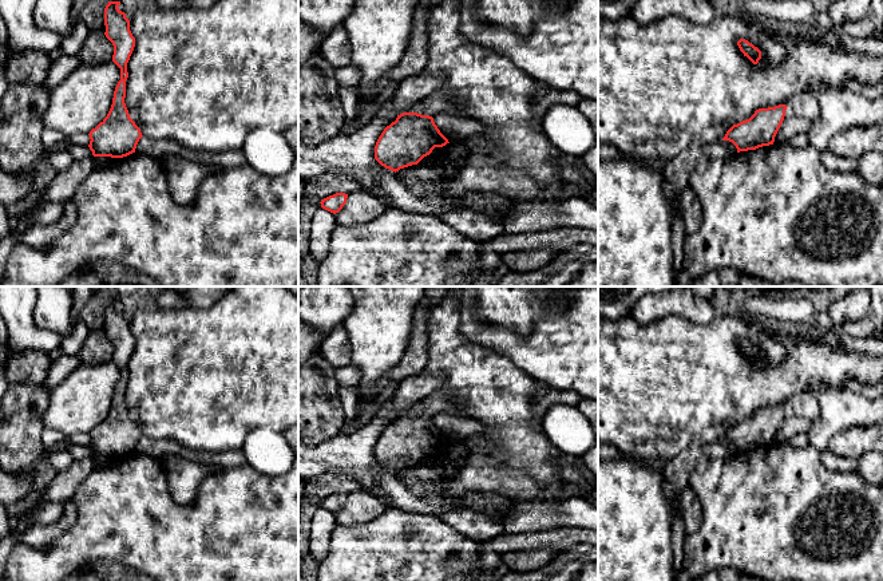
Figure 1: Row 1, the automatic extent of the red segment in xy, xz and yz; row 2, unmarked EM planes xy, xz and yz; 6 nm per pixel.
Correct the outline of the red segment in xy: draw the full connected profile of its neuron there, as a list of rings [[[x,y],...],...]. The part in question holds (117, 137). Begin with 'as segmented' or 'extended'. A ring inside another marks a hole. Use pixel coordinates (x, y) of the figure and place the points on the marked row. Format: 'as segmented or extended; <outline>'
as segmented; [[[108,1],[104,8],[106,37],[114,46],[112,62],[120,68],[111,108],[107,116],[90,131],[90,150],[94,157],[123,158],[135,153],[140,129],[130,118],[124,103],[127,63],[135,47],[135,37],[130,31],[130,20],[119,7],[120,1]]]

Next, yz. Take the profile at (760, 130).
as segmented; [[[779,104],[756,110],[749,119],[733,124],[722,141],[732,142],[737,153],[773,145],[787,107],[785,104]]]

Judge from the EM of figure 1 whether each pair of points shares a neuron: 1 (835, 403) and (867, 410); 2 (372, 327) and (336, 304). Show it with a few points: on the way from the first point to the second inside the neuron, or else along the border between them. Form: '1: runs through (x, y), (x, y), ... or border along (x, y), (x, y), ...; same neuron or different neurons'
1: runs through (843, 408), (859, 410); same neuron
2: border along (353, 300), (353, 307), (341, 324); different neurons

